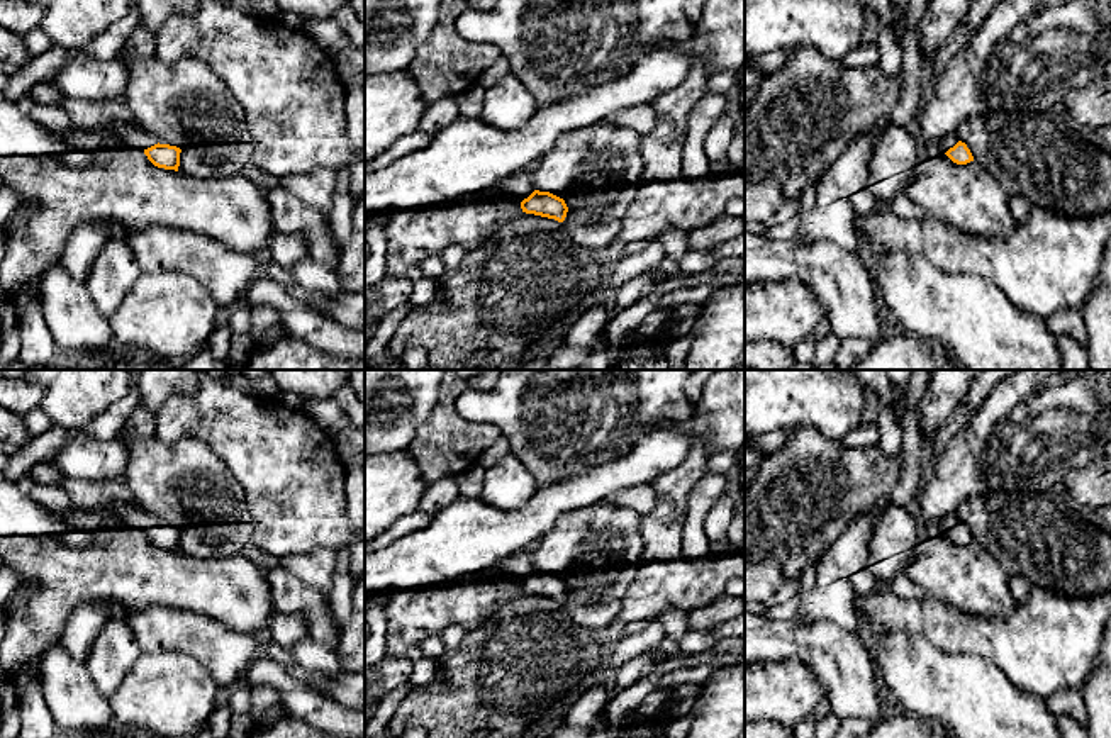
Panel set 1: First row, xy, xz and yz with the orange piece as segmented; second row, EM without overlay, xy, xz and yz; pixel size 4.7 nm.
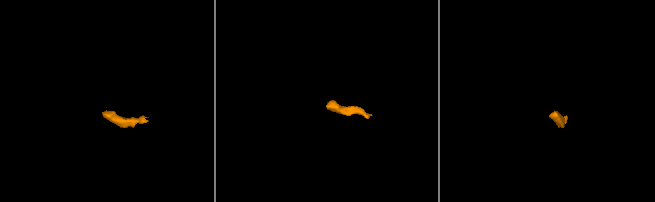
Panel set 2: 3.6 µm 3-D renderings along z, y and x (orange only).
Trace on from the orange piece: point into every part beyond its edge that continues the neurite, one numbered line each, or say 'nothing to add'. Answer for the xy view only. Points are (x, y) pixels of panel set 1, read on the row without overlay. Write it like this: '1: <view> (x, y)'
1: xy (131, 516)

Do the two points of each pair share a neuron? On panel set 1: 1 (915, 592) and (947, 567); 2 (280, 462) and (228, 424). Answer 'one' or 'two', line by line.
1: two
2: one

